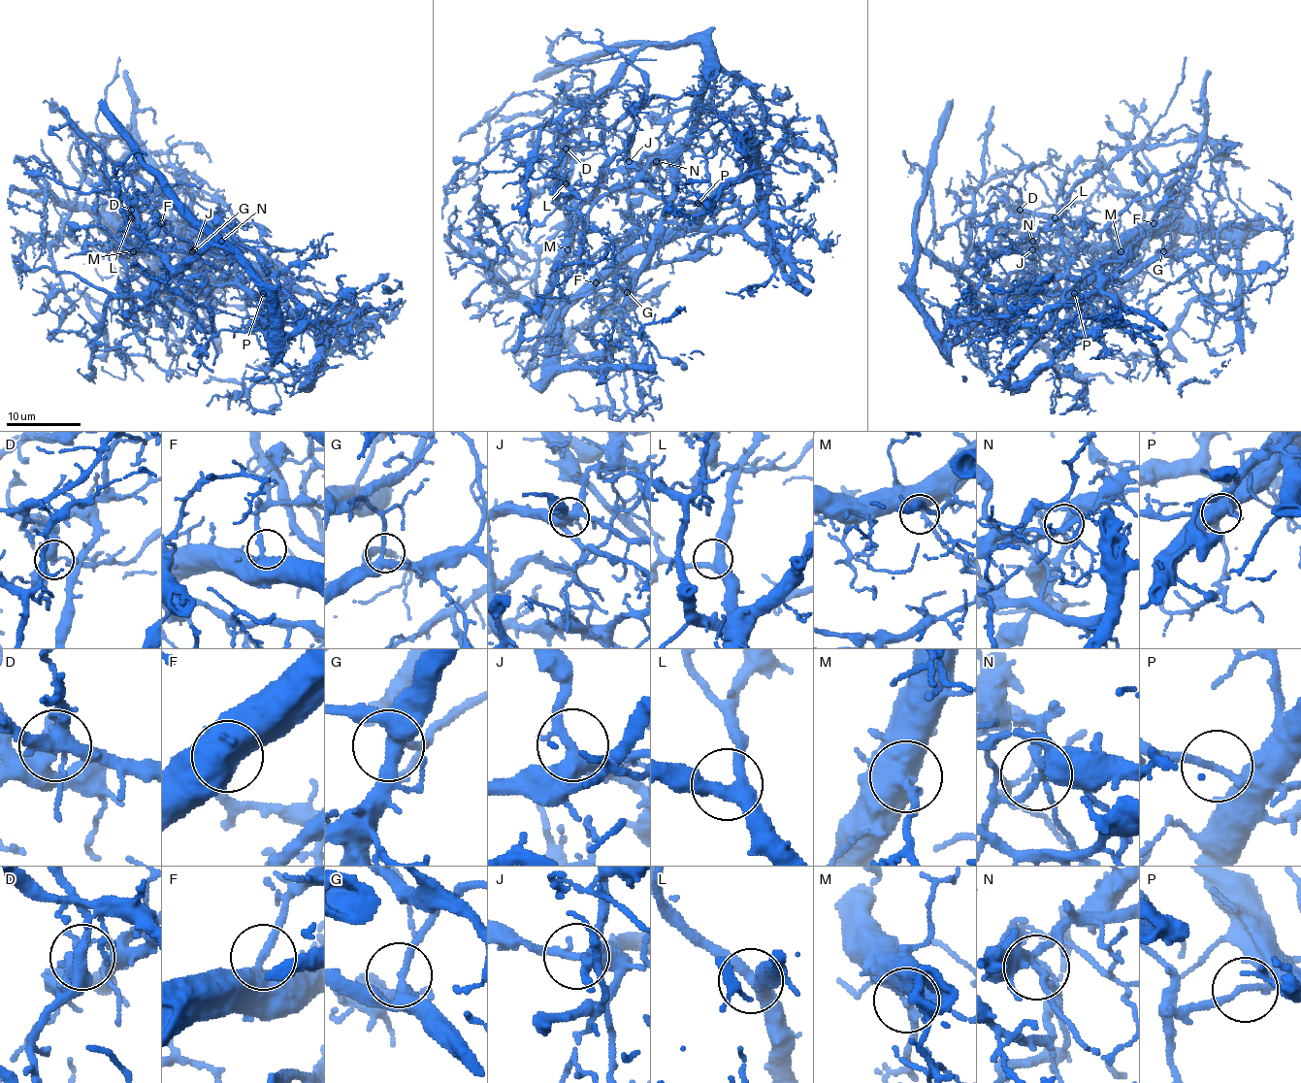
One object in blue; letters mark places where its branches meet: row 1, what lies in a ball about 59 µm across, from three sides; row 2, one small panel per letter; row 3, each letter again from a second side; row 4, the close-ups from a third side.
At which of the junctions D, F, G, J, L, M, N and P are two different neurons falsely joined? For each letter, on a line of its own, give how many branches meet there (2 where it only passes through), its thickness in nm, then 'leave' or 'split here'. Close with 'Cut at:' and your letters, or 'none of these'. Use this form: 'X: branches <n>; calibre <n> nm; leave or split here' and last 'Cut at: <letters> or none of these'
D: branches 2; calibre 440 nm; split here
F: branches 2; calibre 360 nm; leave
G: branches 3; calibre 320 nm; leave
J: branches 4; calibre 320 nm; leave
L: branches 3; calibre 380 nm; leave
M: branches 2; calibre 380 nm; leave
N: branches 4; calibre 280 nm; split here
P: branches 2; calibre 190 nm; split here
Cut at: D, N, P

